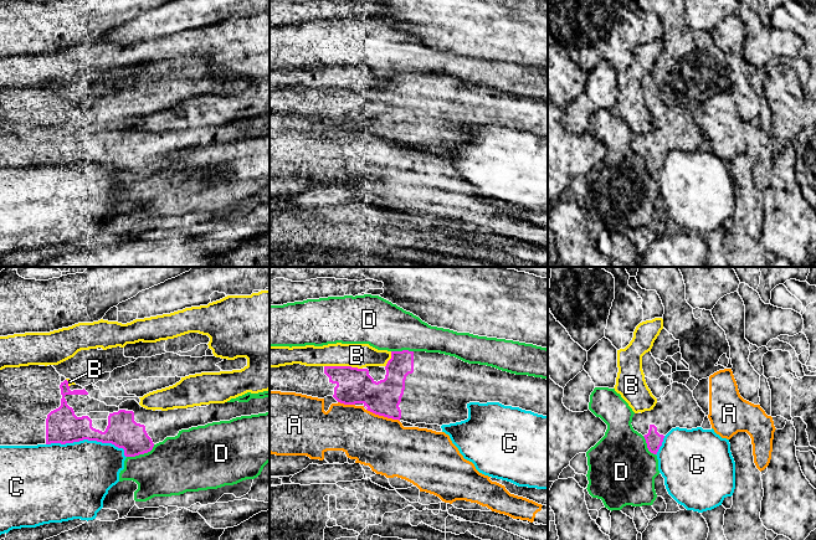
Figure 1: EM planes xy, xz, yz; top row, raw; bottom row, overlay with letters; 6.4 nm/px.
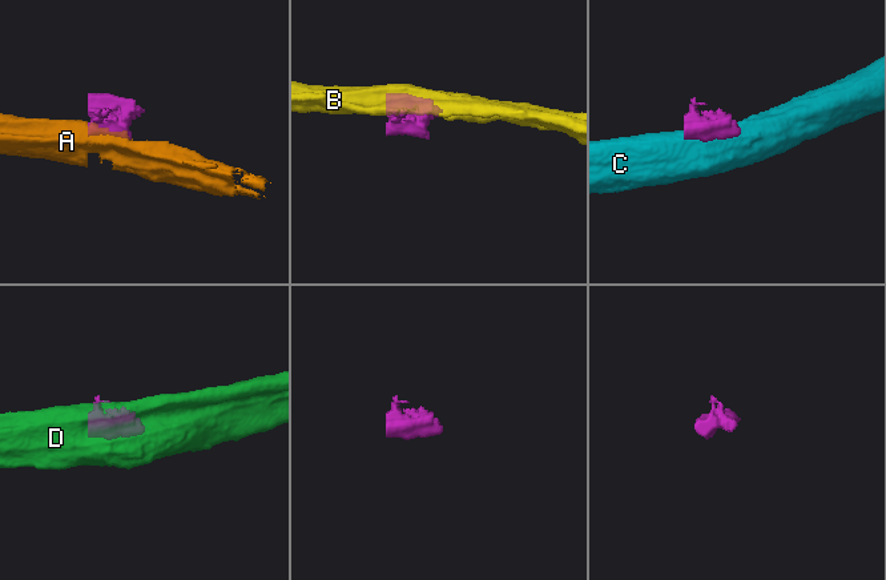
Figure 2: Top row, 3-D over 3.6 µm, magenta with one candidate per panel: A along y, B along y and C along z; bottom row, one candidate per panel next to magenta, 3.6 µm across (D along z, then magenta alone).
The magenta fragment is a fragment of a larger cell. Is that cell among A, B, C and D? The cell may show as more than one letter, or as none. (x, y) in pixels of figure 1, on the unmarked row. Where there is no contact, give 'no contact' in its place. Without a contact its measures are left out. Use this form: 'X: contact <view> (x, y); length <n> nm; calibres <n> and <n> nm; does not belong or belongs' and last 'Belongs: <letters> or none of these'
A: contact xz (383, 137); length 240 nm; calibres 220 and 340 nm; does not belong
B: contact xz (343, 88); length 240 nm; calibres 220 and 160 nm; does not belong
C: contact xy (88, 162); length 550 nm; calibres 220 and 440 nm; does not belong
D: contact xy (140, 175); length 200 nm; calibres 200 and 360 nm; does not belong
Belongs: none of these

